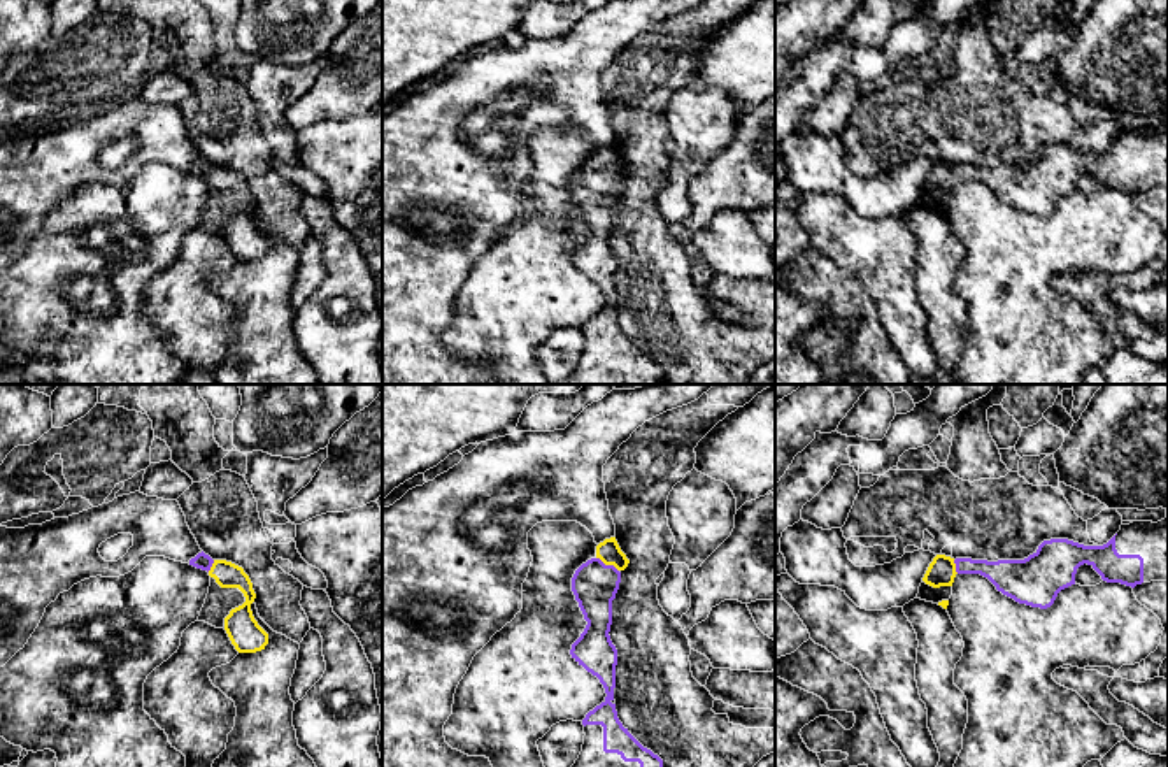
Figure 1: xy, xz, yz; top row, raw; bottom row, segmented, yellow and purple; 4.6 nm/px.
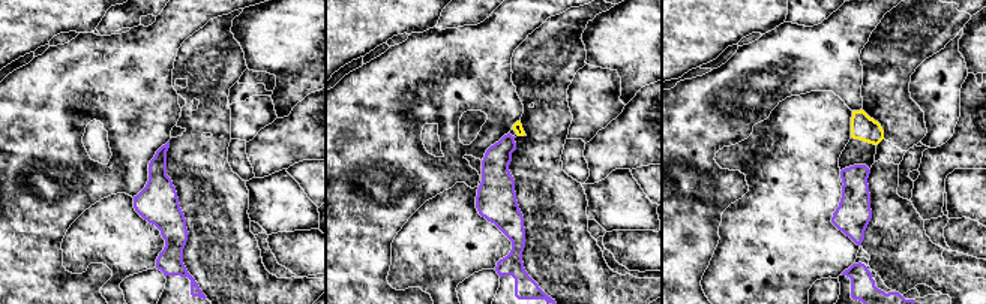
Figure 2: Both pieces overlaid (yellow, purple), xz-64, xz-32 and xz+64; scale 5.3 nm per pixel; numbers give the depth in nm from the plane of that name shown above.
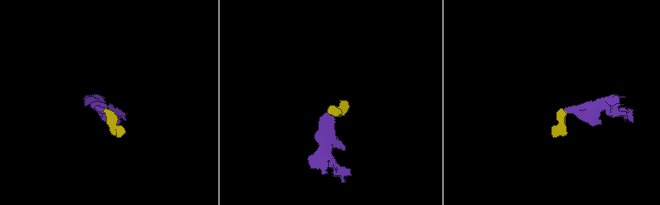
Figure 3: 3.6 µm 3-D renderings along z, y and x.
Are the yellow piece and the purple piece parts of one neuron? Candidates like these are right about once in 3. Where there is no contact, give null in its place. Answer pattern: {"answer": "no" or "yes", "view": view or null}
{"answer": "yes", "view": "xz"}

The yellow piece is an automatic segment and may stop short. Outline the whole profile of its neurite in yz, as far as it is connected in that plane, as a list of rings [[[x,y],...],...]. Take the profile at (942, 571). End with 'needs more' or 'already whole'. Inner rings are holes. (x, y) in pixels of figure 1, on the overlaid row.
[[[1168,518],[1133,521],[1103,546],[1084,546],[1068,539],[1043,541],[1024,560],[972,560],[937,555],[922,581],[933,588],[952,586],[958,574],[980,574],[998,591],[1019,604],[1047,609],[1058,593],[1075,584],[1080,565],[1091,565],[1103,581],[1135,588],[1168,581]]]; needs more

